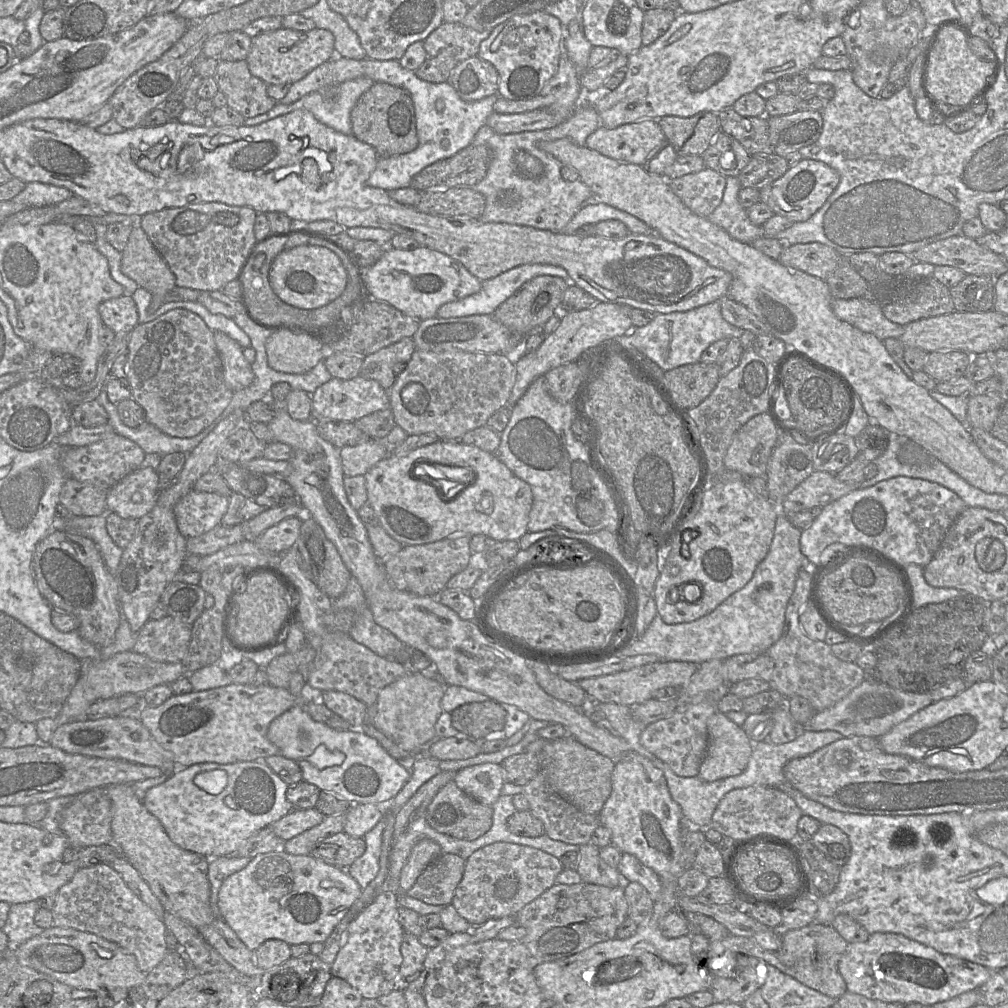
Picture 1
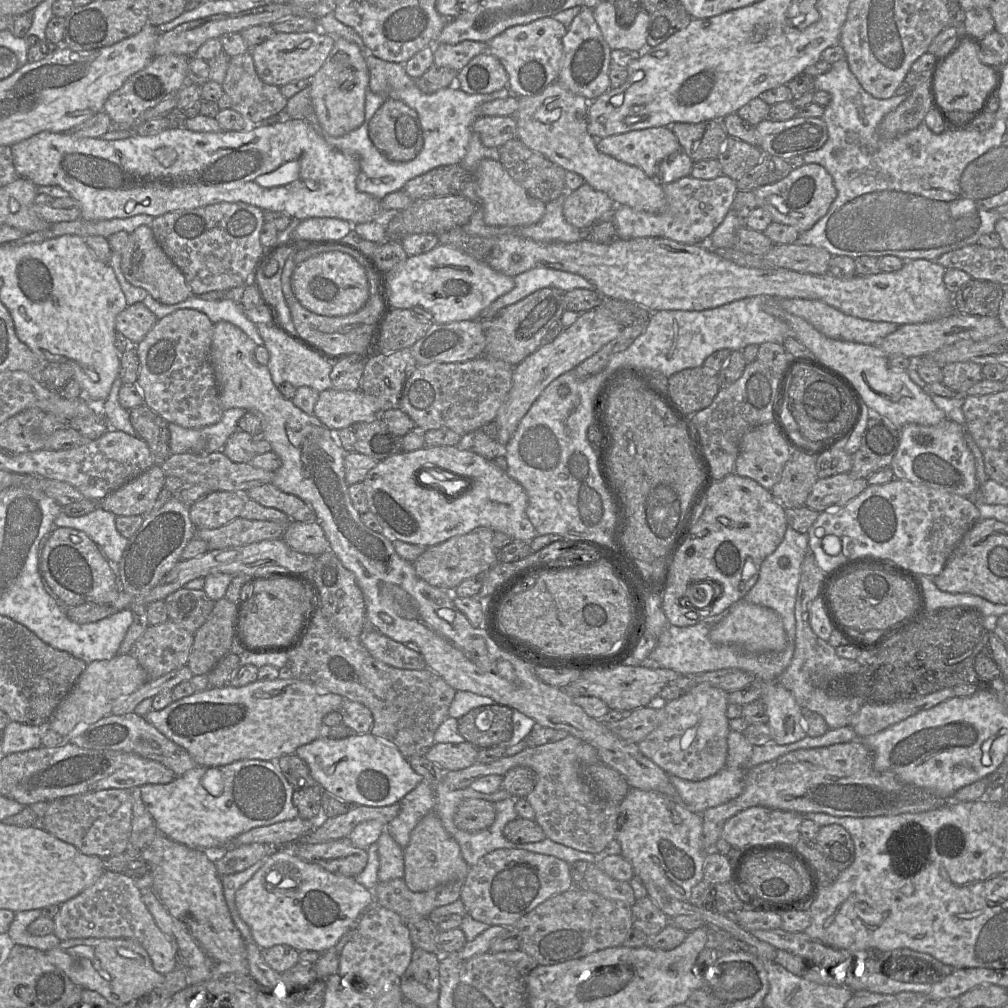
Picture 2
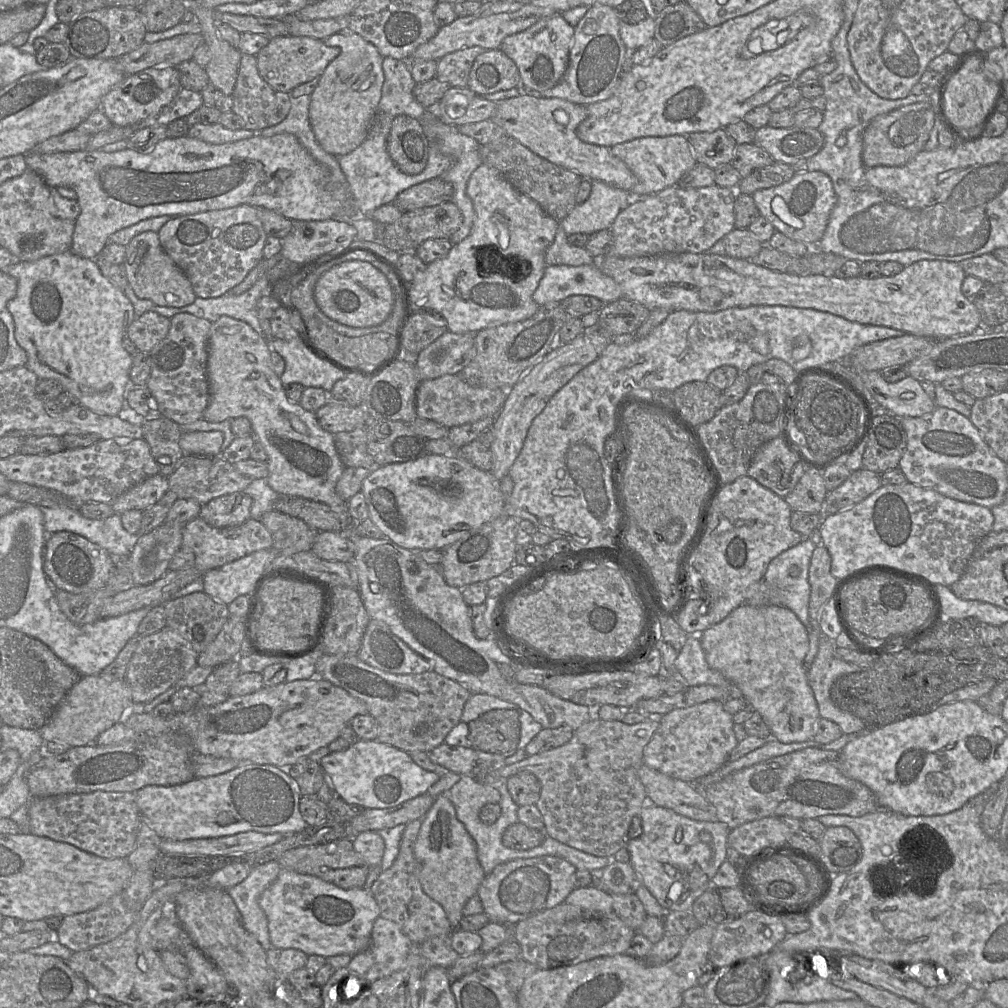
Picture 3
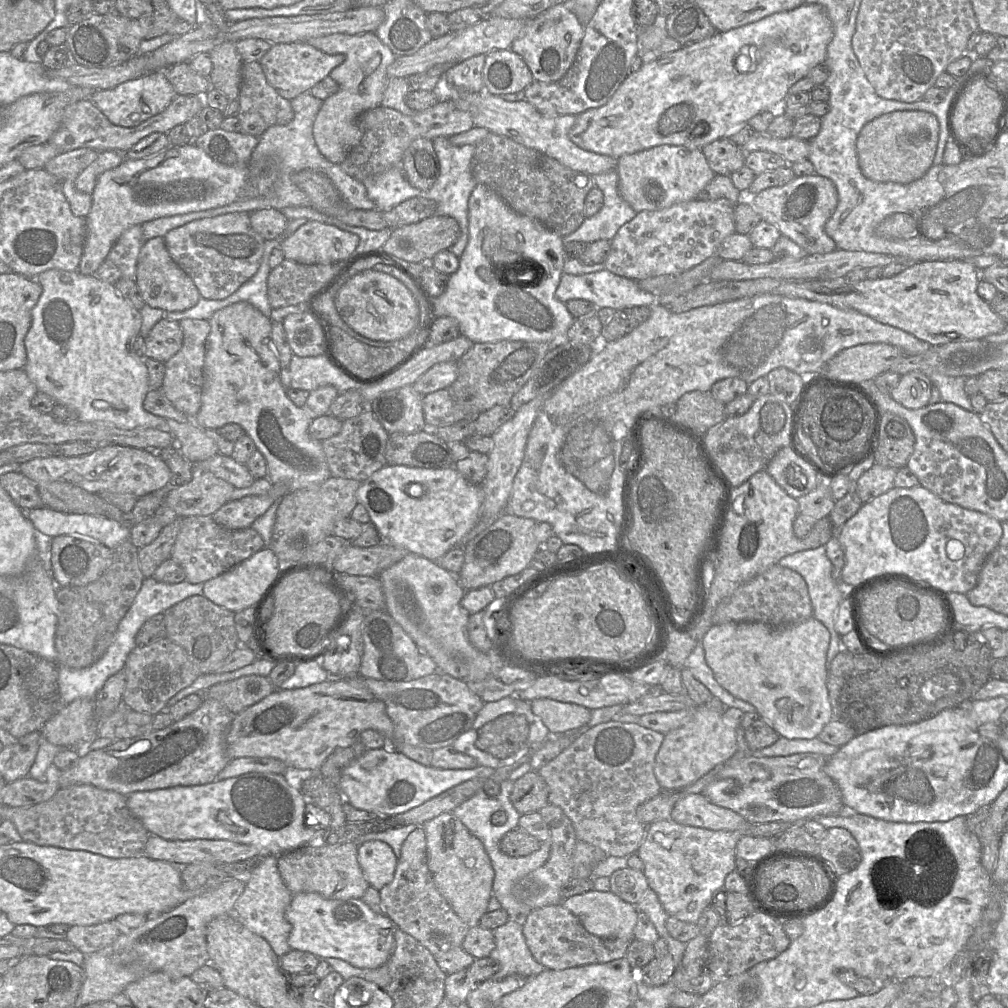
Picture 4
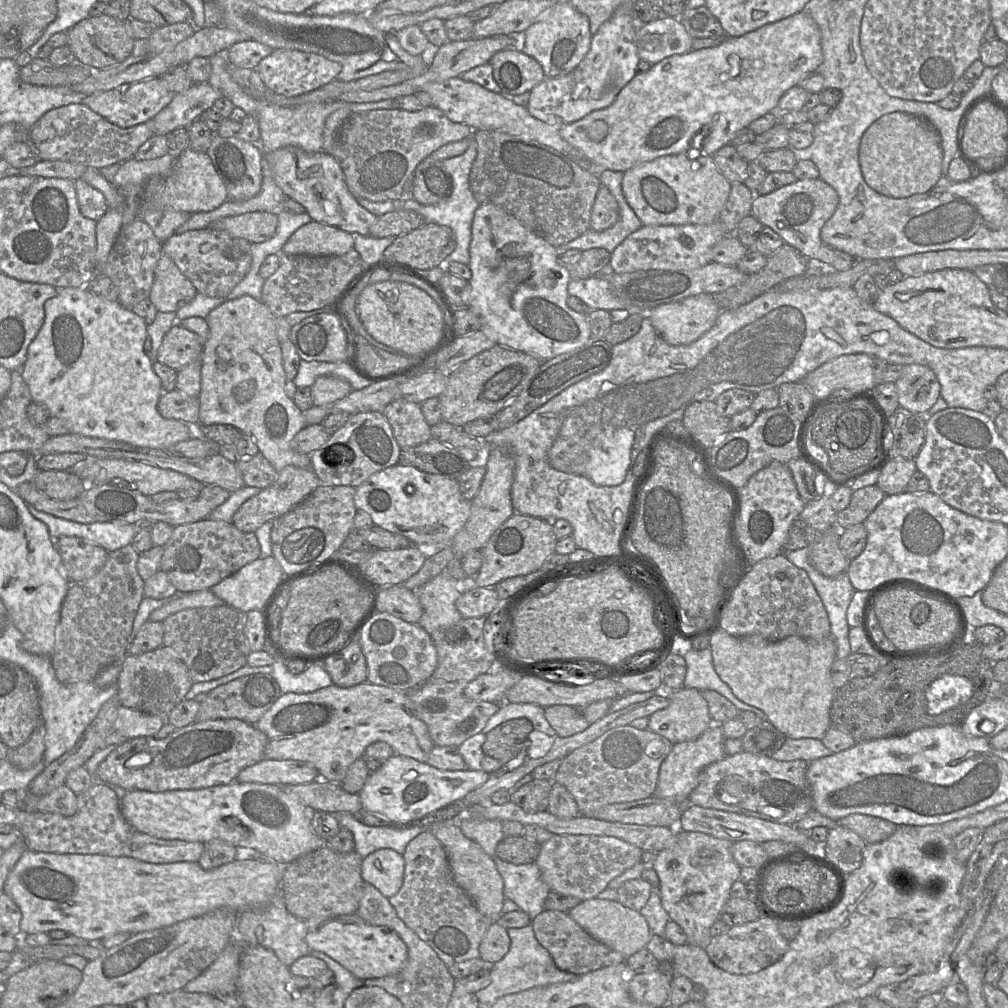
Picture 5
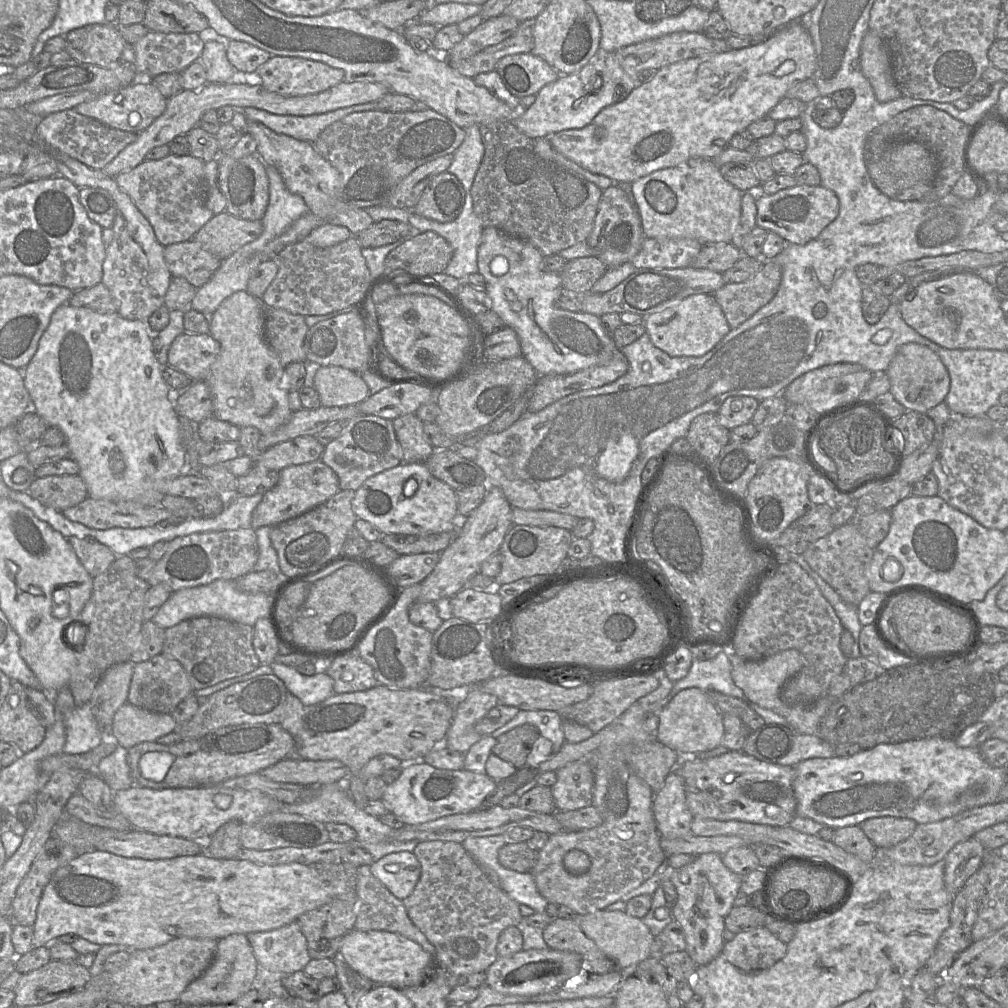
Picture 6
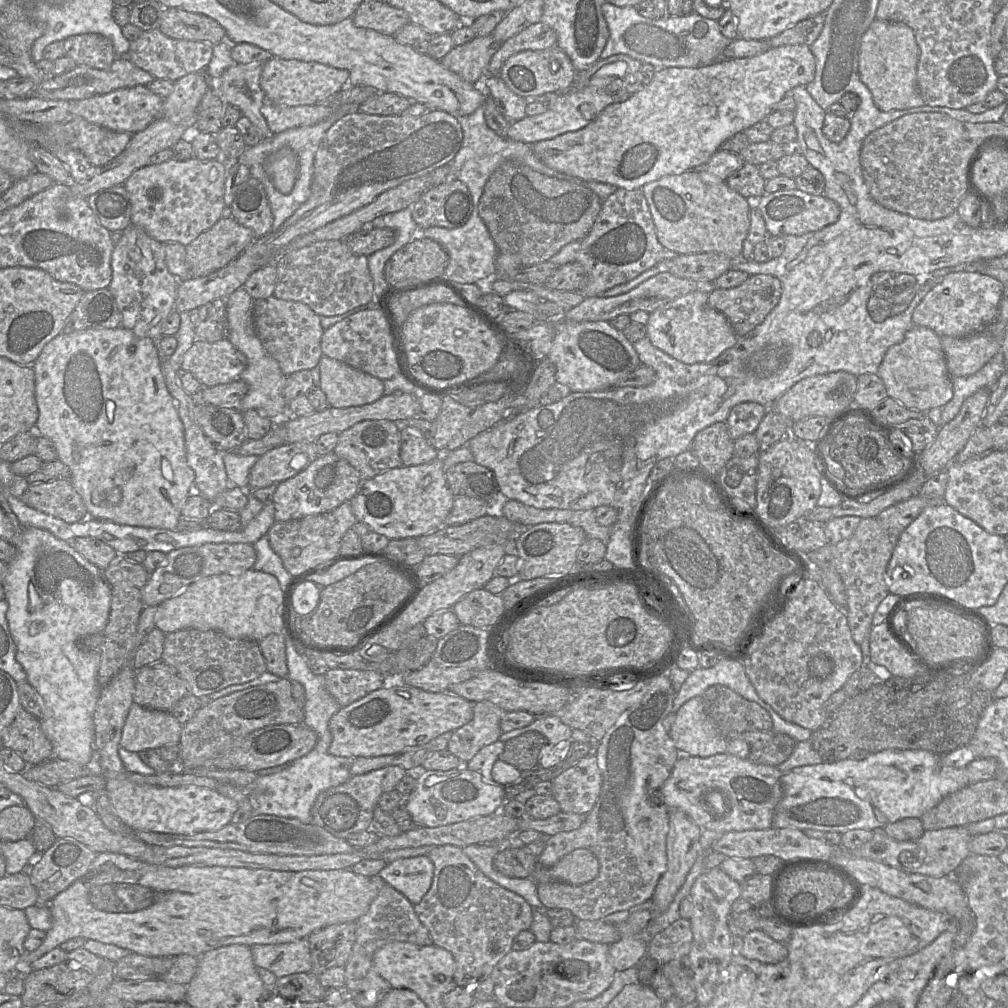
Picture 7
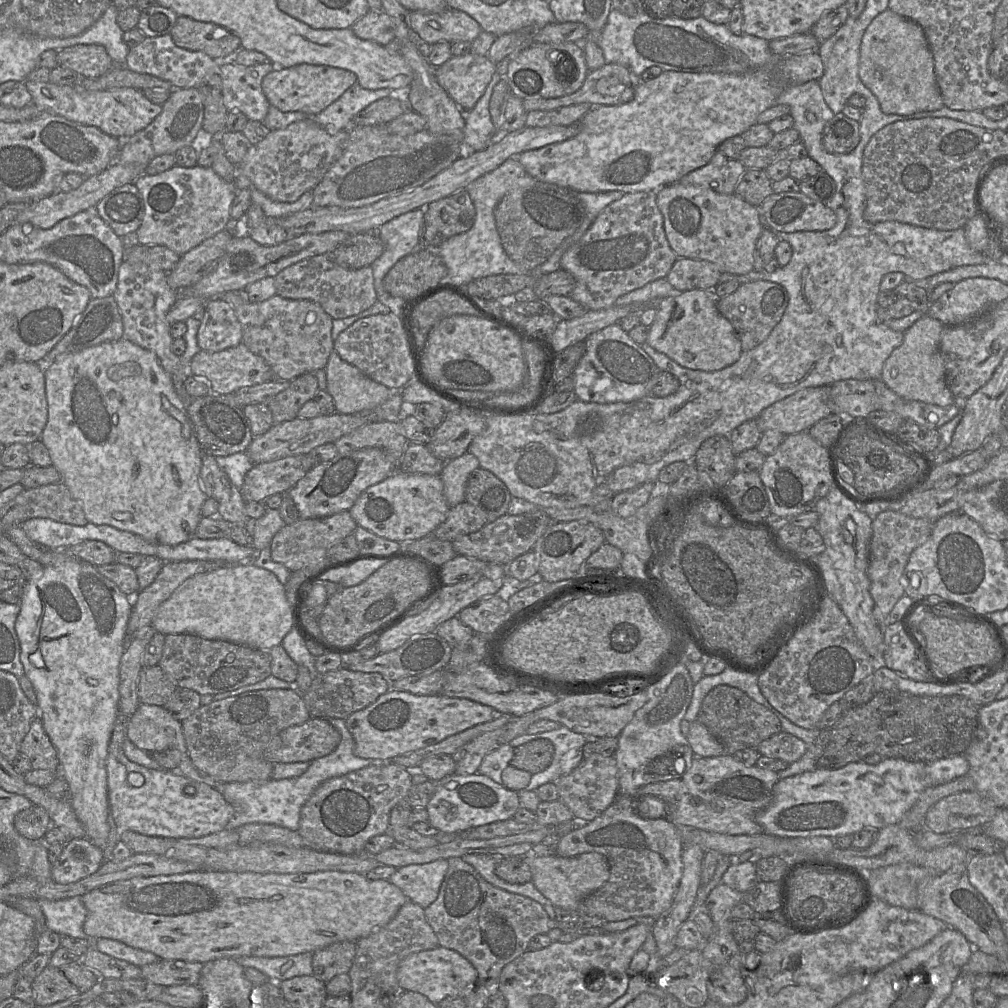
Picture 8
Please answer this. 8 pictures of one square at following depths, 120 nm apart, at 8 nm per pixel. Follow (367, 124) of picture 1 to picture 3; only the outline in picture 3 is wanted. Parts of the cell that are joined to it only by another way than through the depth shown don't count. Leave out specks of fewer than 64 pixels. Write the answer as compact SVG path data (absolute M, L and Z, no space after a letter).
M406 115L393 117L387 136L387 151L396 167L403 173L421 173L429 157L429 142L422 123Z

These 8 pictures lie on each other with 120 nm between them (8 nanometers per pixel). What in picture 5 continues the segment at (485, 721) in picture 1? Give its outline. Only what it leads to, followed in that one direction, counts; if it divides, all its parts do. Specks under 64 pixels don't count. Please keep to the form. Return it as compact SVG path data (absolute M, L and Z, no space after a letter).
M513 718L489 731L482 745L483 770L491 774L516 758L533 730L533 724L527 718Z

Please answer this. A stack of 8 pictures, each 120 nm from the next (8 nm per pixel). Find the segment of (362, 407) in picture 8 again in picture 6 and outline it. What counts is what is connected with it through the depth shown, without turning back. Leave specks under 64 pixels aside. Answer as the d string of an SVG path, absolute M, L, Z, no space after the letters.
M320 366L313 388L324 407L359 404L371 395L359 373L340 366Z

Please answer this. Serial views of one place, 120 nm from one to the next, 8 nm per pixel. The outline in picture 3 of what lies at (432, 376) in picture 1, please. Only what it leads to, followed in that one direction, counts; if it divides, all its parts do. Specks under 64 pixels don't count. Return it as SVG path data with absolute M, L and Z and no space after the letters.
M458 374L423 380L420 381L416 391L416 413L419 418L432 420L452 428L484 417L496 417L505 402L507 391L506 388L473 387Z

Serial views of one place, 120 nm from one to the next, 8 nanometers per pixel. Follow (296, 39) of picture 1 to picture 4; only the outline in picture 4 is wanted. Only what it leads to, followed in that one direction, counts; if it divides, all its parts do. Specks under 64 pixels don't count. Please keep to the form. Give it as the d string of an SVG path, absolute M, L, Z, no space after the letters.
M306 42L274 44L258 61L269 85L283 98L292 100L308 92L313 86L329 76L329 73L342 64L342 54L328 55Z

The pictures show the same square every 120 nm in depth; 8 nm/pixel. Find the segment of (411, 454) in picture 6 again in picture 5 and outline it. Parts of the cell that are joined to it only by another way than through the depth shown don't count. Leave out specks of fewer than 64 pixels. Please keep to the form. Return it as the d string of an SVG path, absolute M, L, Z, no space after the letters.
M397 398L383 410L400 448L414 447L431 439L431 426L421 411L421 404Z

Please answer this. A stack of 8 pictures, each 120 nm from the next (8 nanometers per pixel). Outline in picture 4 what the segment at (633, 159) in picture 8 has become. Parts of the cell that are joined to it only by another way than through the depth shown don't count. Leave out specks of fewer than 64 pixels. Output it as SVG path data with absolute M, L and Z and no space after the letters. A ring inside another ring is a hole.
M803 3L793 10L778 12L757 22L727 32L717 32L707 39L683 45L677 51L663 54L655 60L643 64L638 71L630 73L605 105L589 109L576 116L576 121L569 131L569 138L574 144L586 151L607 155L615 159L626 154L633 154L664 144L696 149L699 146L706 146L717 139L729 138L730 133L734 129L747 124L753 116L766 110L780 110L788 95L789 88L800 79L806 77L814 66L825 61L827 47L832 37L833 26L825 9L817 4ZM701 122L708 124L705 132L699 136L692 136L692 131Z

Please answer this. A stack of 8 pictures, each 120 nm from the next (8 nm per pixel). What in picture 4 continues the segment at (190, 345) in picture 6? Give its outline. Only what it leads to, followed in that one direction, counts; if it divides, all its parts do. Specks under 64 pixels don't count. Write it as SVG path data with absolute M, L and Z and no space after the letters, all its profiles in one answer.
M163 318L153 326L144 340L145 356L165 363L181 349L183 332L178 321Z

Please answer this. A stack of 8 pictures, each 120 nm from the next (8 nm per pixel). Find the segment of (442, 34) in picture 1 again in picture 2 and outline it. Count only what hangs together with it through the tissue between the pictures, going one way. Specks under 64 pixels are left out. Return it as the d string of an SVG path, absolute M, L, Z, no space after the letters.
M465 40L457 44L435 43L434 65L449 67L460 71L473 57L487 51L487 44L482 41Z

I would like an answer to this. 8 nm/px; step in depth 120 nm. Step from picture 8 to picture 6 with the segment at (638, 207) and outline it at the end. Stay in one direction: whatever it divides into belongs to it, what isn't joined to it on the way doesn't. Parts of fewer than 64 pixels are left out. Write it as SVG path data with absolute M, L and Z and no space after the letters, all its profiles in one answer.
M614 184L603 190L593 229L586 240L588 245L595 251L596 257L607 268L620 266L632 260L639 252L645 238L635 202L634 204L630 202L623 188Z

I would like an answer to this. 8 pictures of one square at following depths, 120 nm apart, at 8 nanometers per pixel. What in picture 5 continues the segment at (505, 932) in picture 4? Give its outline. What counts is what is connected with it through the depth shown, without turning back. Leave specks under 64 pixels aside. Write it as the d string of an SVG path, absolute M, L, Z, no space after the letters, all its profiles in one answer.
M532 924L522 928L508 928L511 940L508 953L492 965L490 984L476 994L480 1006L491 1006L498 999L535 987L574 981L580 975L560 970L549 952L537 941Z

